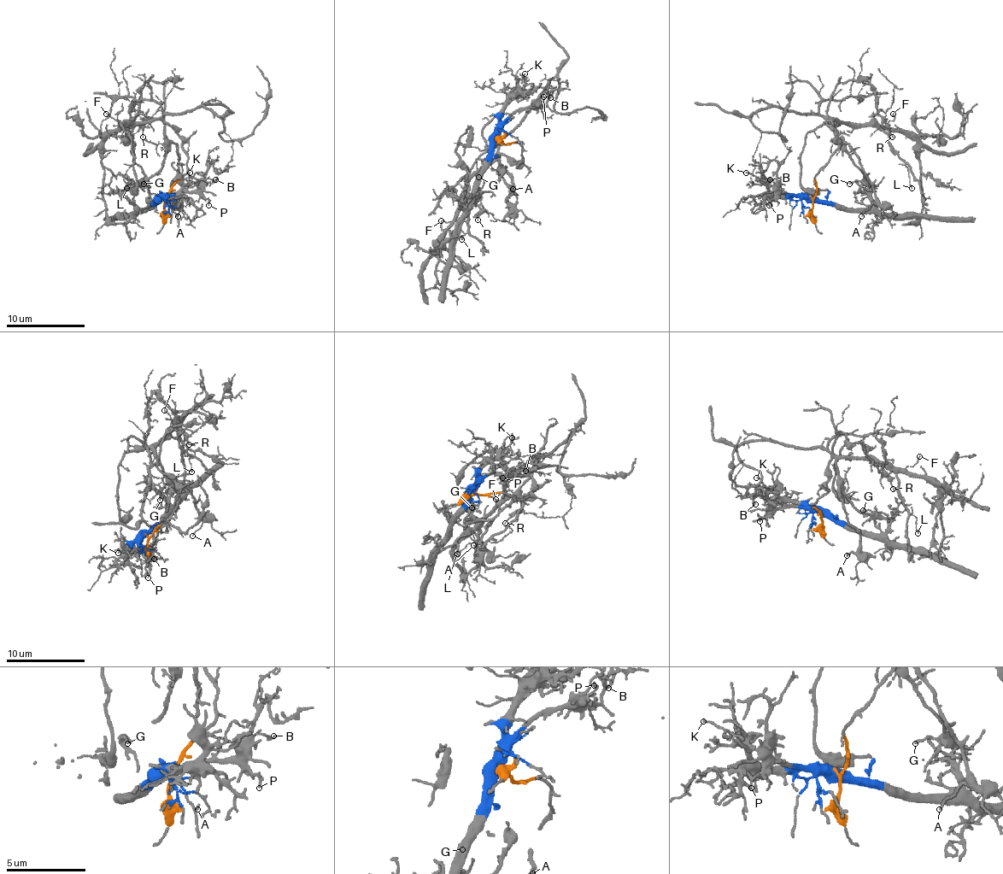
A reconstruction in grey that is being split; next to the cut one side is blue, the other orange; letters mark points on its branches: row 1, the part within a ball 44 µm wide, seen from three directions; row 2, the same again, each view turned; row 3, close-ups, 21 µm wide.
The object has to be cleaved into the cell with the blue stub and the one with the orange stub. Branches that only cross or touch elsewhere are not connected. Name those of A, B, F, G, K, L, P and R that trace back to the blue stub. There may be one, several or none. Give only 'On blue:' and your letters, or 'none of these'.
On blue: B, K, P

